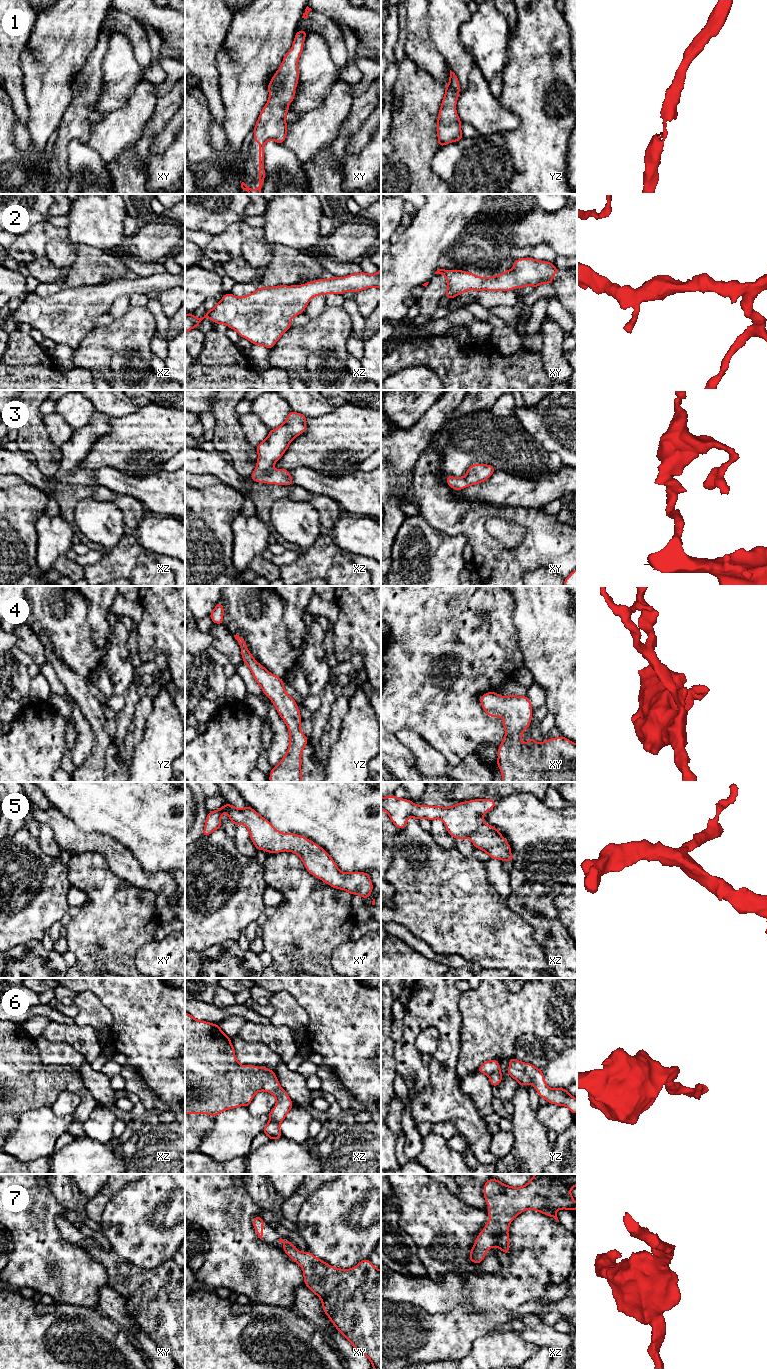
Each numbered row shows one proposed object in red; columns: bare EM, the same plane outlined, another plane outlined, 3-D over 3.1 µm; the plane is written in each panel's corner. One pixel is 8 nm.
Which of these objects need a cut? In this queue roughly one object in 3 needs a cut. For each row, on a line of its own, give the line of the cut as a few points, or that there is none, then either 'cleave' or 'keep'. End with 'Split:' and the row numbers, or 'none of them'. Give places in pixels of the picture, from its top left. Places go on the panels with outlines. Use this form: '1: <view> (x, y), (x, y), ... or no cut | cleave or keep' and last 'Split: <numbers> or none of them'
1: no cut | keep
2: no cut | keep
3: no cut | keep
4: no cut | keep
5: no cut | keep
6: no cut | keep
7: no cut | keep
Split: none of them

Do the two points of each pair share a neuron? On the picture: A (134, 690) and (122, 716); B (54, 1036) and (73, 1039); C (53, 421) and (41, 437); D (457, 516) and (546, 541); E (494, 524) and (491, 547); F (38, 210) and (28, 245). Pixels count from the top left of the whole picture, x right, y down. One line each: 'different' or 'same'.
A: same
B: same
C: different
D: same
E: different
F: different

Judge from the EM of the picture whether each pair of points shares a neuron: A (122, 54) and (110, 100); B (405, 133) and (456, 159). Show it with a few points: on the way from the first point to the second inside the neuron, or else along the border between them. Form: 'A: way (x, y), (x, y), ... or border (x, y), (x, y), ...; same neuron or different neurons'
A: way (120, 65), (120, 80), (117, 89); same neuron
B: border (440, 147), (432, 160), (432, 168), (438, 174); different neurons

